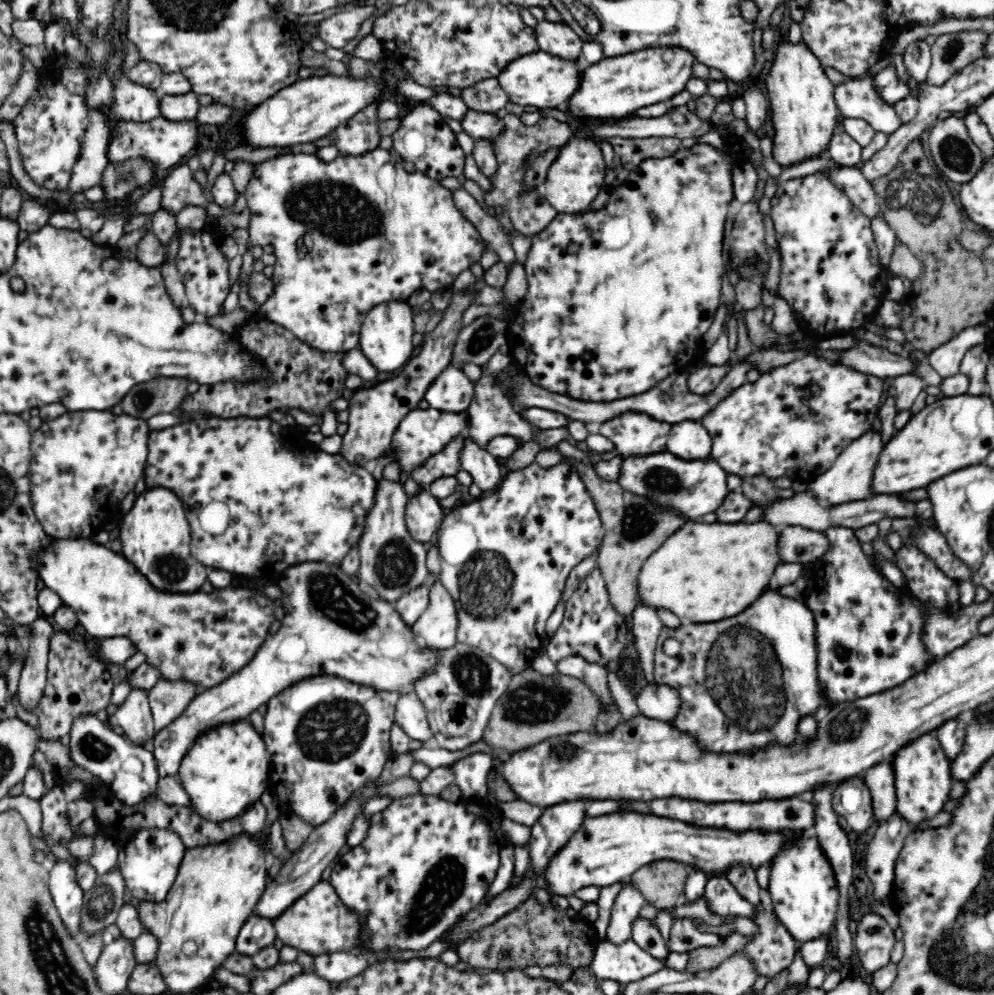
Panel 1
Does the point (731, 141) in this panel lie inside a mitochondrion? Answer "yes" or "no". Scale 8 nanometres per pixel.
no

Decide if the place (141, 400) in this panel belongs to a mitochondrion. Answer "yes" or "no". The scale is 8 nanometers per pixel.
yes

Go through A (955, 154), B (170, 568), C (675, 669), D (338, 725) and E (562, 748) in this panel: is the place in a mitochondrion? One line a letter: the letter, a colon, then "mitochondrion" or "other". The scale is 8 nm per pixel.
A: mitochondrion
B: mitochondrion
C: other
D: mitochondrion
E: mitochondrion

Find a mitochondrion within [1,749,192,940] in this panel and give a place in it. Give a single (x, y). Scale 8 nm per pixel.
(101, 903)

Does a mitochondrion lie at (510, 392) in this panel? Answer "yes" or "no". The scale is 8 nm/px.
no

